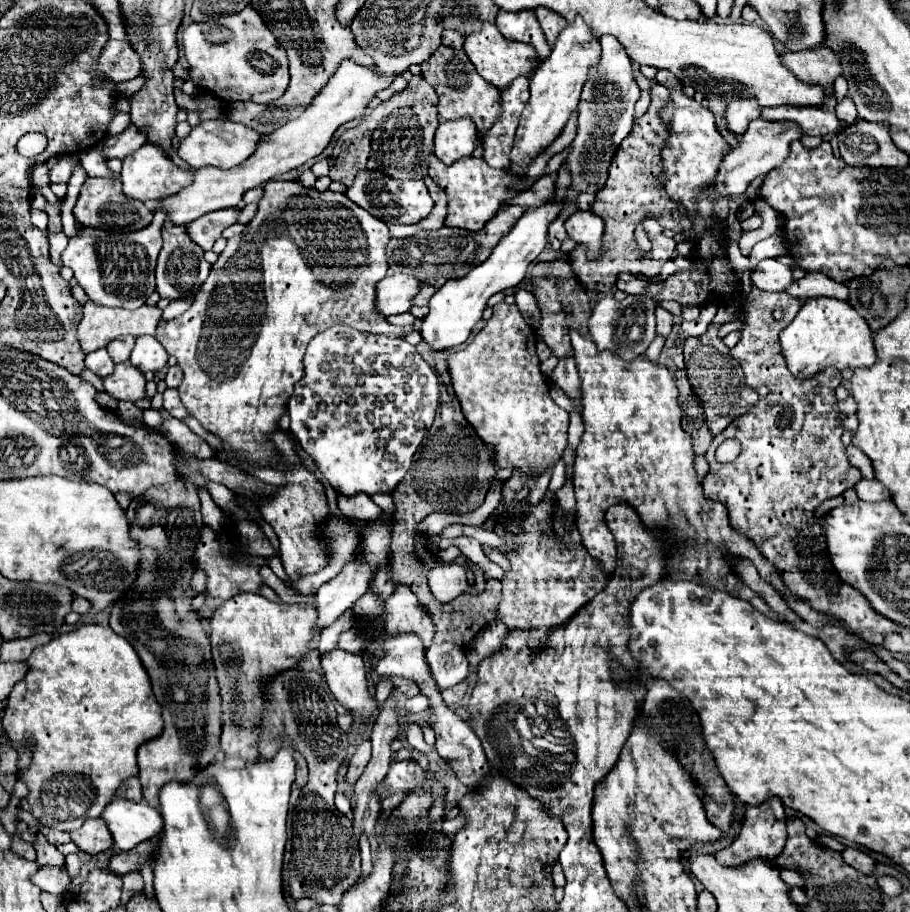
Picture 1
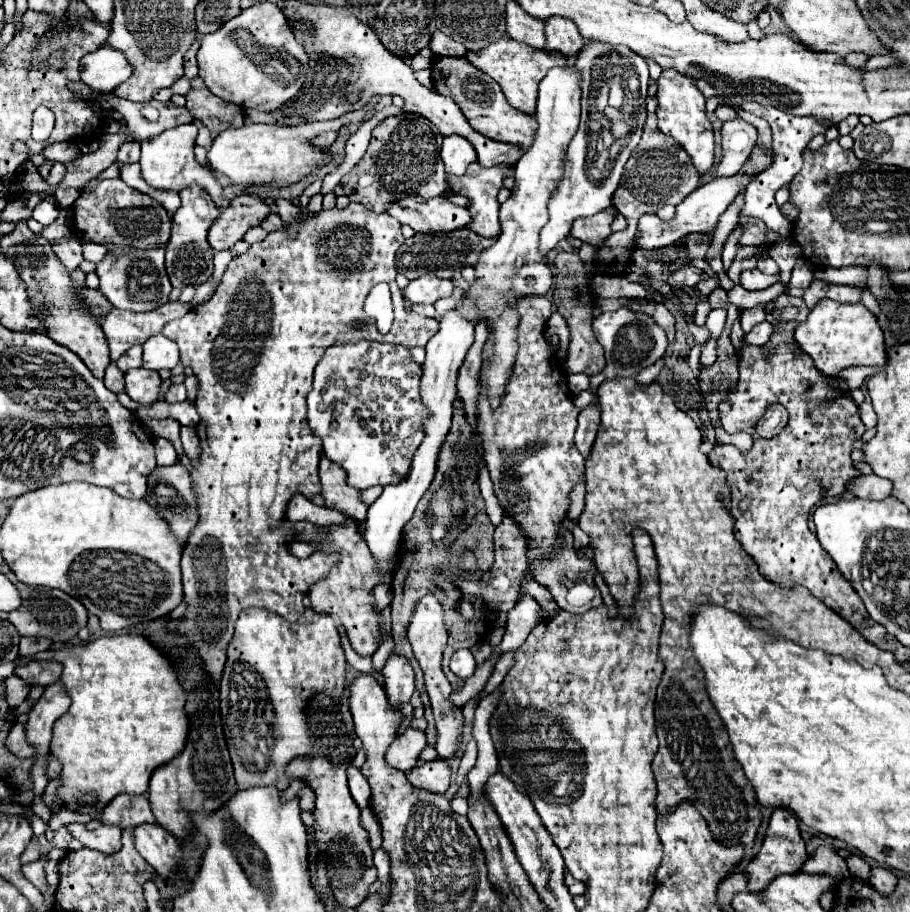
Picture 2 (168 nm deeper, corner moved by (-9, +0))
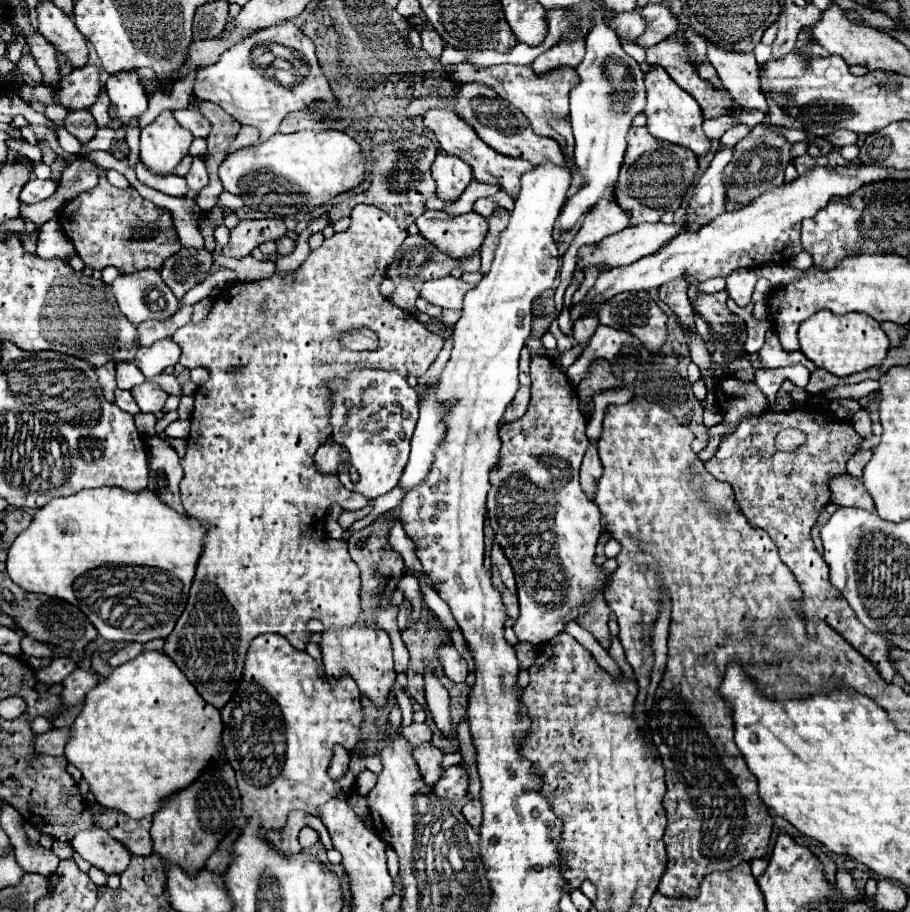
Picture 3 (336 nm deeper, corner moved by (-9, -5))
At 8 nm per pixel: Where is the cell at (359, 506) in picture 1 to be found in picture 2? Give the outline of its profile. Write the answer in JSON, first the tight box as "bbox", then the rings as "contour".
{"bbox":[319,456,367,524],"contour":[[[323,456],[319,462],[319,478],[323,486],[321,496],[325,498],[325,506],[353,516],[359,524],[363,524],[367,516],[367,504],[361,500],[361,490],[347,484],[343,468]]]}

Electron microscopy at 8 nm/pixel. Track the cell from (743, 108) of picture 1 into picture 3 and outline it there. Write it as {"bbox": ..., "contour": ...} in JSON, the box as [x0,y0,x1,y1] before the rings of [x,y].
{"bbox":[687,149,733,233],"contour":[[[733,149],[715,153],[711,165],[695,185],[687,209],[687,217],[691,217],[691,229],[687,231],[695,233],[695,229],[709,225],[717,215],[725,213],[725,185],[721,175],[727,163],[731,163],[731,157],[733,157]]]}

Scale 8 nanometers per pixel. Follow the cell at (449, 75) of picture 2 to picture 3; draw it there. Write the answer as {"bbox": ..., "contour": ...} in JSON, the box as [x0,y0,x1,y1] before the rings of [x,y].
{"bbox":[445,83,565,165],"contour":[[[463,83],[463,85],[459,85],[457,97],[445,99],[445,103],[447,103],[447,107],[455,109],[475,129],[475,133],[497,153],[503,153],[507,157],[521,157],[521,159],[531,161],[533,165],[545,165],[545,163],[565,165],[565,157],[563,157],[557,141],[535,135],[529,121],[523,117],[523,113],[519,109],[515,109],[511,103],[507,105],[507,101],[503,101],[487,85]]]}

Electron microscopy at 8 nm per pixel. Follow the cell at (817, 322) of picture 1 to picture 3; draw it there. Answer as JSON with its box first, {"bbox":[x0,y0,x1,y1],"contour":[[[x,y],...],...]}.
{"bbox":[799,311,889,377],"contour":[[[817,311],[801,323],[799,343],[807,359],[811,359],[817,367],[833,373],[835,377],[847,377],[881,365],[889,351],[889,337],[881,325],[865,313],[847,313],[839,317],[831,311]]]}

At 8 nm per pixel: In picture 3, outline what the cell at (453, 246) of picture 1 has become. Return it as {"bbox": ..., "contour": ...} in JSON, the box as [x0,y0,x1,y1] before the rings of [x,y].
{"bbox":[387,235,481,313],"contour":[[[415,235],[415,237],[407,237],[399,249],[399,255],[395,255],[395,261],[391,261],[389,269],[387,269],[387,277],[395,283],[395,291],[391,293],[391,303],[397,305],[399,309],[407,311],[407,313],[415,313],[415,299],[417,299],[417,293],[421,289],[421,285],[427,281],[427,279],[435,279],[435,277],[443,277],[443,275],[449,275],[451,269],[455,267],[461,267],[463,271],[477,271],[479,269],[479,263],[481,263],[481,257],[479,253],[475,253],[475,257],[467,259],[467,261],[455,261],[451,259],[449,255],[441,253],[435,245],[431,245],[425,237],[421,235]]]}

